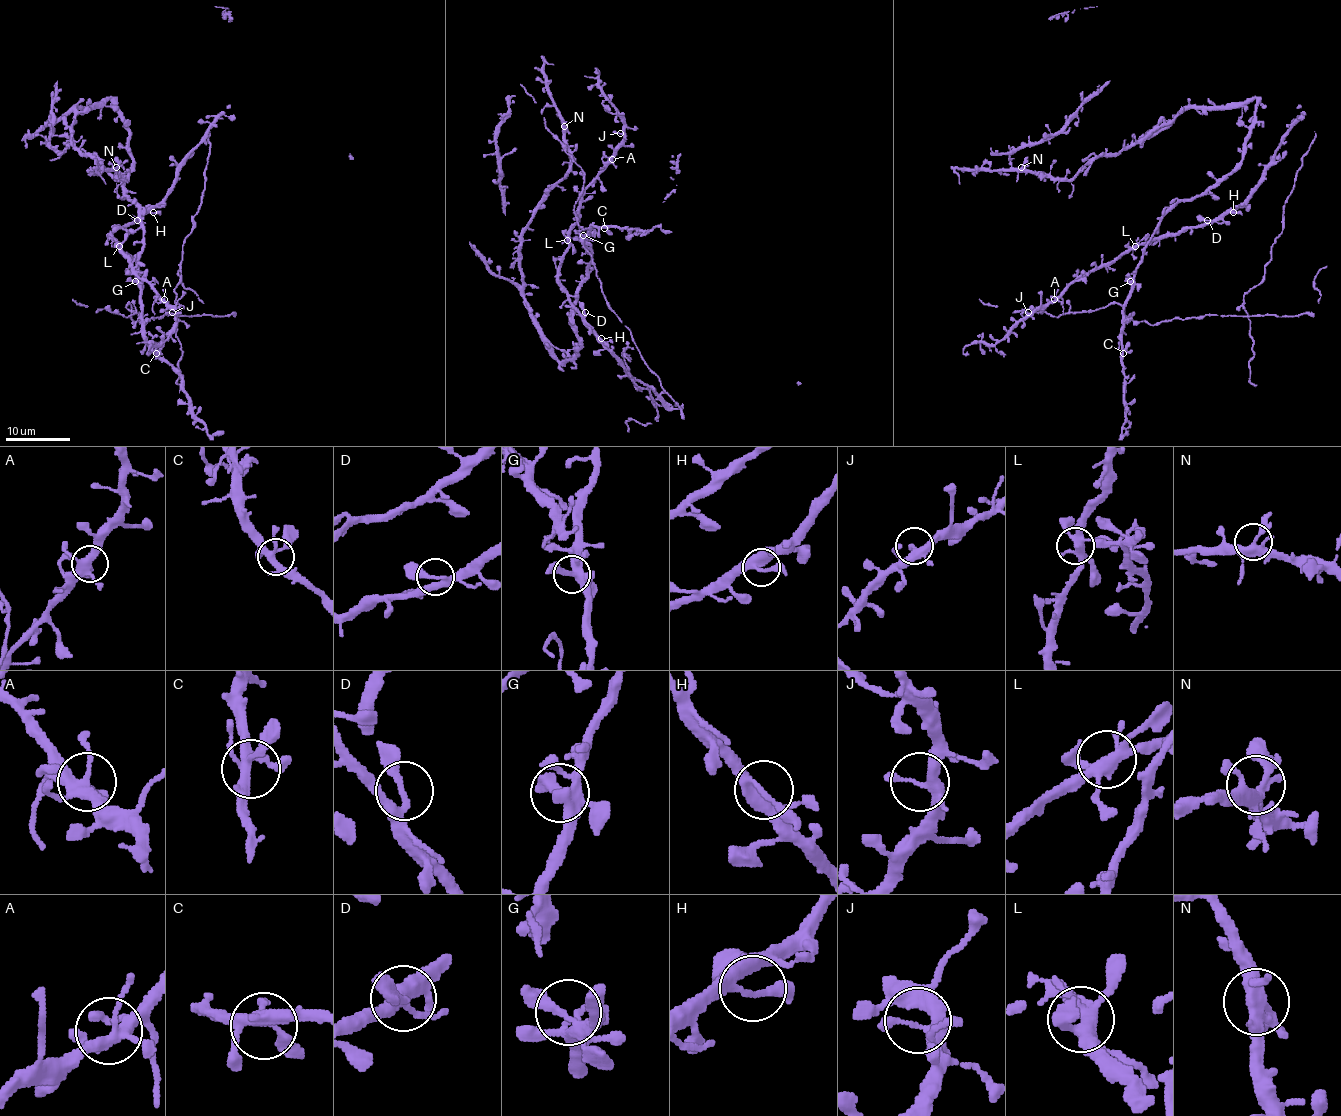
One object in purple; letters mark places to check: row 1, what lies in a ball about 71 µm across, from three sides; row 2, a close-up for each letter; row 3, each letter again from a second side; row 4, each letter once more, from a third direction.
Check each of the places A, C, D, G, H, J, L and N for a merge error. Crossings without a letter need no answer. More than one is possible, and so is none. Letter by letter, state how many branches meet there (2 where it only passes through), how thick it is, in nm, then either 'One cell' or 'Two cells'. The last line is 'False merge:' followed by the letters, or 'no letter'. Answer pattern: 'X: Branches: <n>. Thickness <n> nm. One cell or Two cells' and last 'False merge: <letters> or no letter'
A: Branches: 5. Thickness 360 nm. One cell
C: Branches: 5. Thickness 320 nm. One cell
D: Branches: 3. Thickness 200 nm. One cell
G: Branches: 5. Thickness 280 nm. One cell
H: Branches: 3. Thickness 220 nm. One cell
J: Branches: 3. Thickness 280 nm. One cell
L: Branches: 6. Thickness 360 nm. One cell
N: Branches: 5. Thickness 360 nm. One cell
False merge: no letter

